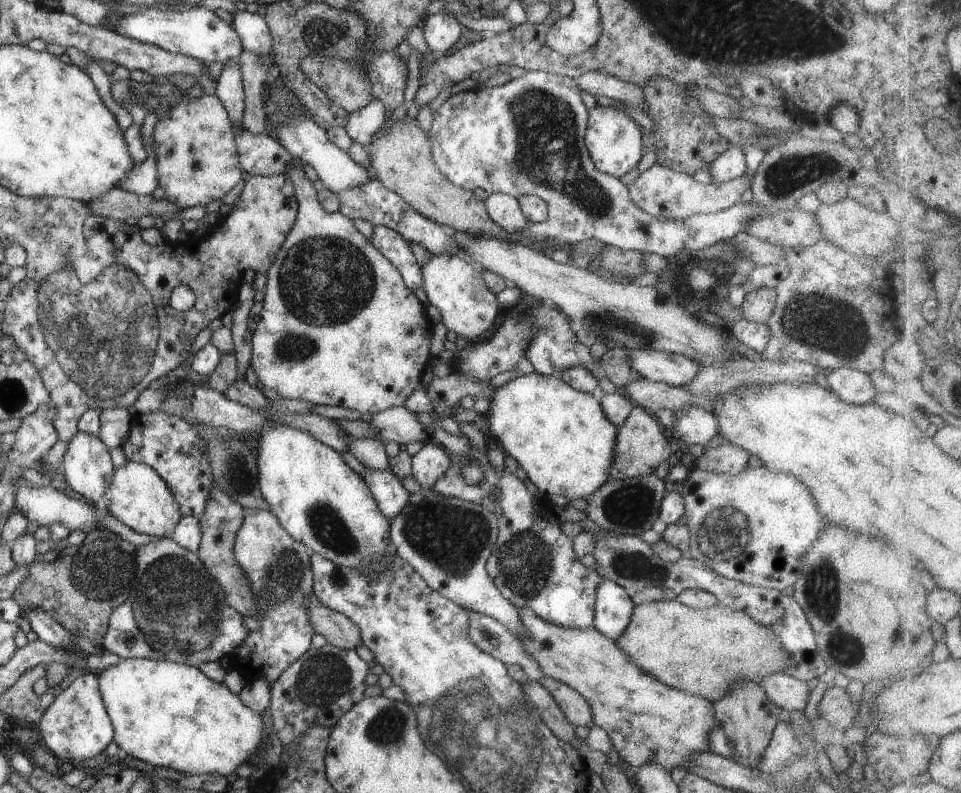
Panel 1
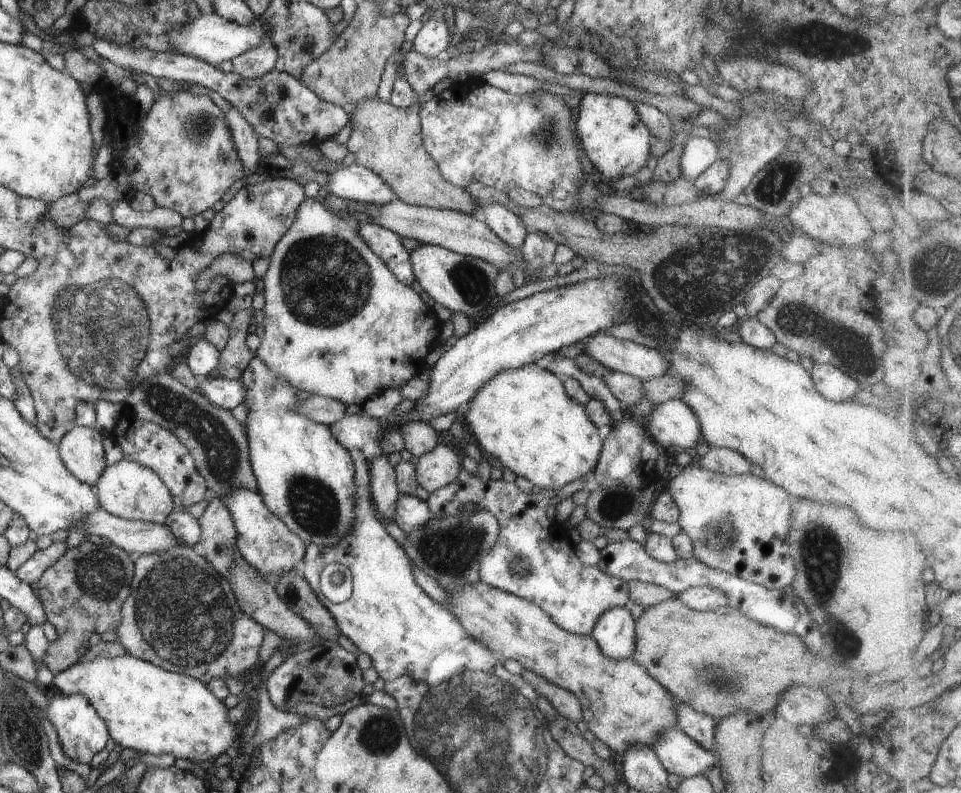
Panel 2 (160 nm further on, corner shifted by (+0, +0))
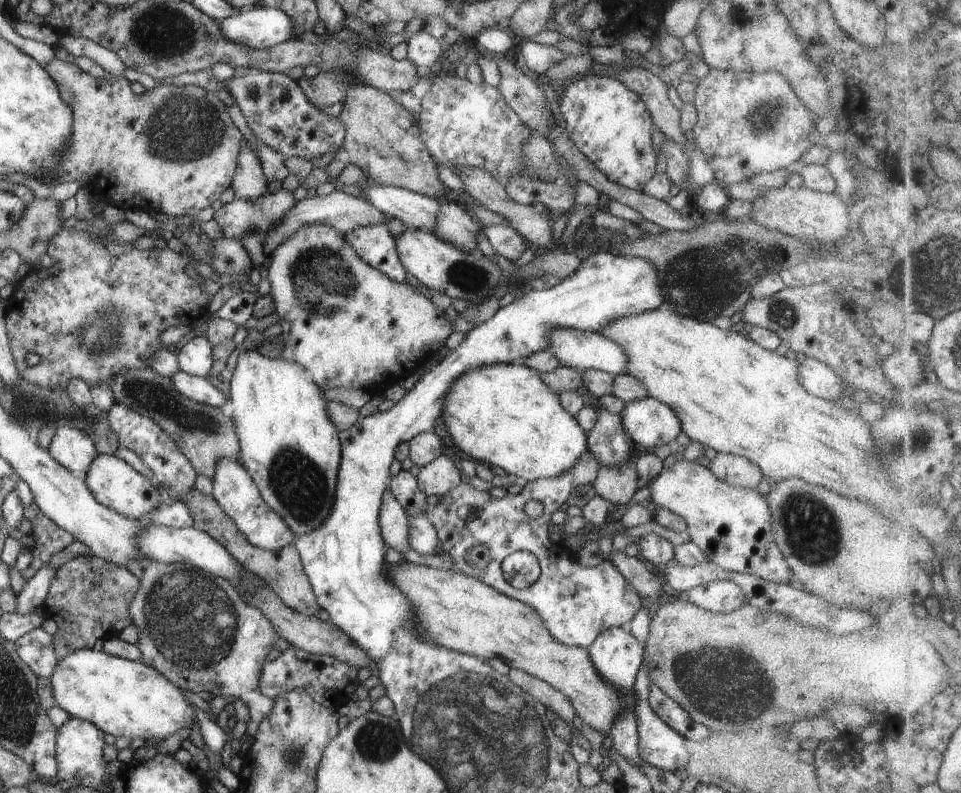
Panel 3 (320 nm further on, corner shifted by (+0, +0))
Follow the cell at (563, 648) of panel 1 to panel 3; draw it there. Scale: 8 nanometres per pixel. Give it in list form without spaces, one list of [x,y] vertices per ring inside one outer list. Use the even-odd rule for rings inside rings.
[[[404,561],[398,565],[387,564],[388,578],[406,596],[406,599],[416,607],[416,620],[420,623],[420,636],[435,646],[441,646],[450,651],[473,655],[482,660],[499,658],[510,669],[519,669],[540,678],[569,700],[576,715],[583,724],[605,735],[614,718],[621,714],[621,709],[634,710],[634,693],[621,693],[604,681],[590,661],[587,649],[572,647],[558,643],[544,627],[544,622],[534,609],[522,602],[499,594],[479,579],[465,576],[449,569],[436,569],[425,565],[416,565]]]

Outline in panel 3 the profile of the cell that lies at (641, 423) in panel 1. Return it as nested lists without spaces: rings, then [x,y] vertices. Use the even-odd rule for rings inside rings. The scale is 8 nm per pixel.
[[[627,461],[617,467],[605,468],[599,465],[597,476],[592,482],[594,494],[616,507],[629,502],[637,488],[635,463]]]

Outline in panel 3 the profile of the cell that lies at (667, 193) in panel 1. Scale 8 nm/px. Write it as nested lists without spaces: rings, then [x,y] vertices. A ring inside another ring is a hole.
[[[709,69],[707,75],[700,78],[695,86],[693,100],[690,102],[696,110],[696,120],[691,128],[692,138],[707,155],[713,179],[722,187],[733,186],[733,183],[747,180],[759,173],[770,173],[787,167],[799,160],[811,146],[807,139],[809,132],[815,128],[811,112],[778,72]]]

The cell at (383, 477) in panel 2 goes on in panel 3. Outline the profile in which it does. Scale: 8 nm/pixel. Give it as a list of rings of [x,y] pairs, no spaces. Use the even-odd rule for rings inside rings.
[[[388,486],[383,491],[380,507],[378,511],[378,525],[380,528],[380,535],[387,547],[391,547],[403,557],[403,552],[410,548],[408,543],[408,518],[403,508],[388,489]]]

